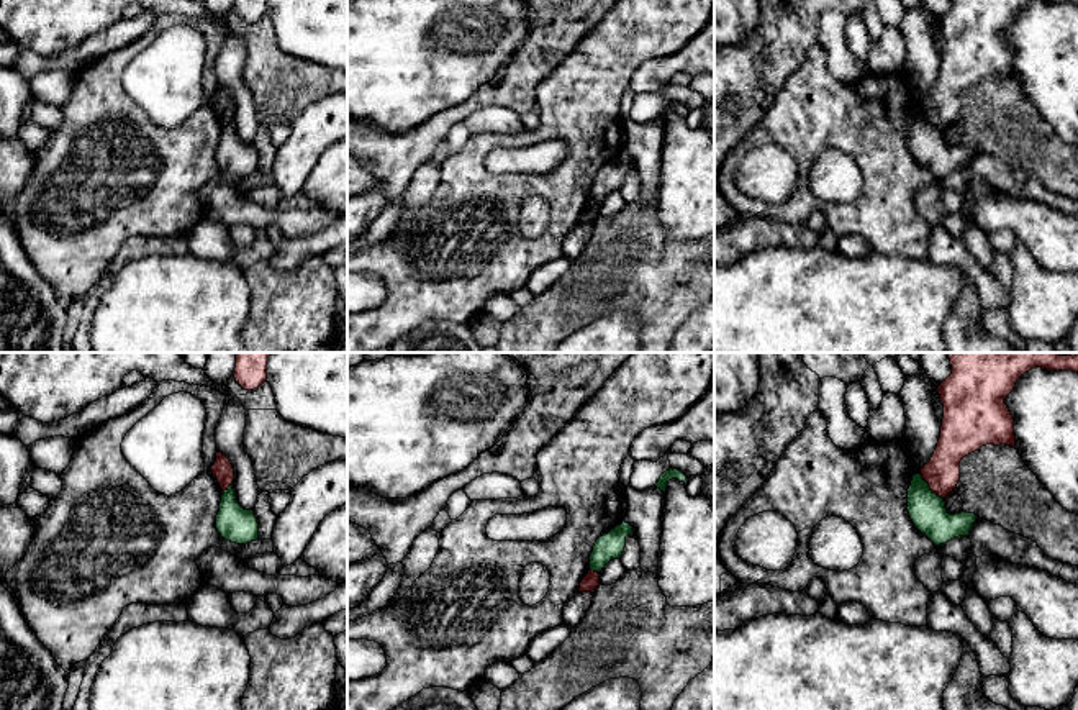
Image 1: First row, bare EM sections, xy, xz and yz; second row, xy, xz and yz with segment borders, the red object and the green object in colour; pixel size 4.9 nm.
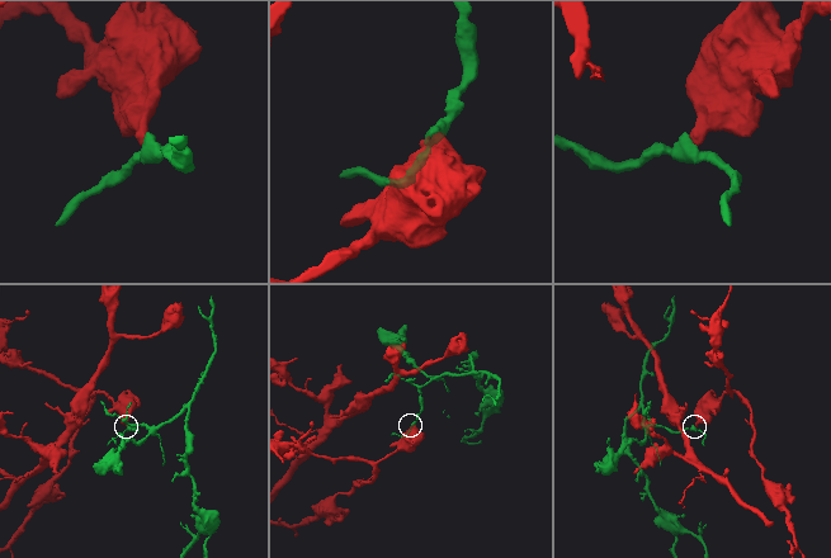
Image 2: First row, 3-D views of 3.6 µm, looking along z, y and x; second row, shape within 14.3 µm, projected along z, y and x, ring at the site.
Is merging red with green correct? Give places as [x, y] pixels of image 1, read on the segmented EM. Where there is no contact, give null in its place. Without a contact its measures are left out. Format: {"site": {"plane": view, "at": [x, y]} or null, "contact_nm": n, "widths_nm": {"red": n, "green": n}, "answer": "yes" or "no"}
{"site": {"plane": "yz", "at": [929, 486]}, "contact_nm": 170, "widths_nm": {"red": 180, "green": 180}, "answer": "no"}

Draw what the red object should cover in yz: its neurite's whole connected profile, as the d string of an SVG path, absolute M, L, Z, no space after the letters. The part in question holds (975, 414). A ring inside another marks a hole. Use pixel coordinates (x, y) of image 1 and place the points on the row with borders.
M947 353L952 374L935 389L944 405L940 438L931 461L921 469L931 490L945 498L960 480L960 461L986 444L1016 448L1014 420L1004 398L1021 375L1034 367L1078 372L1078 353Z

